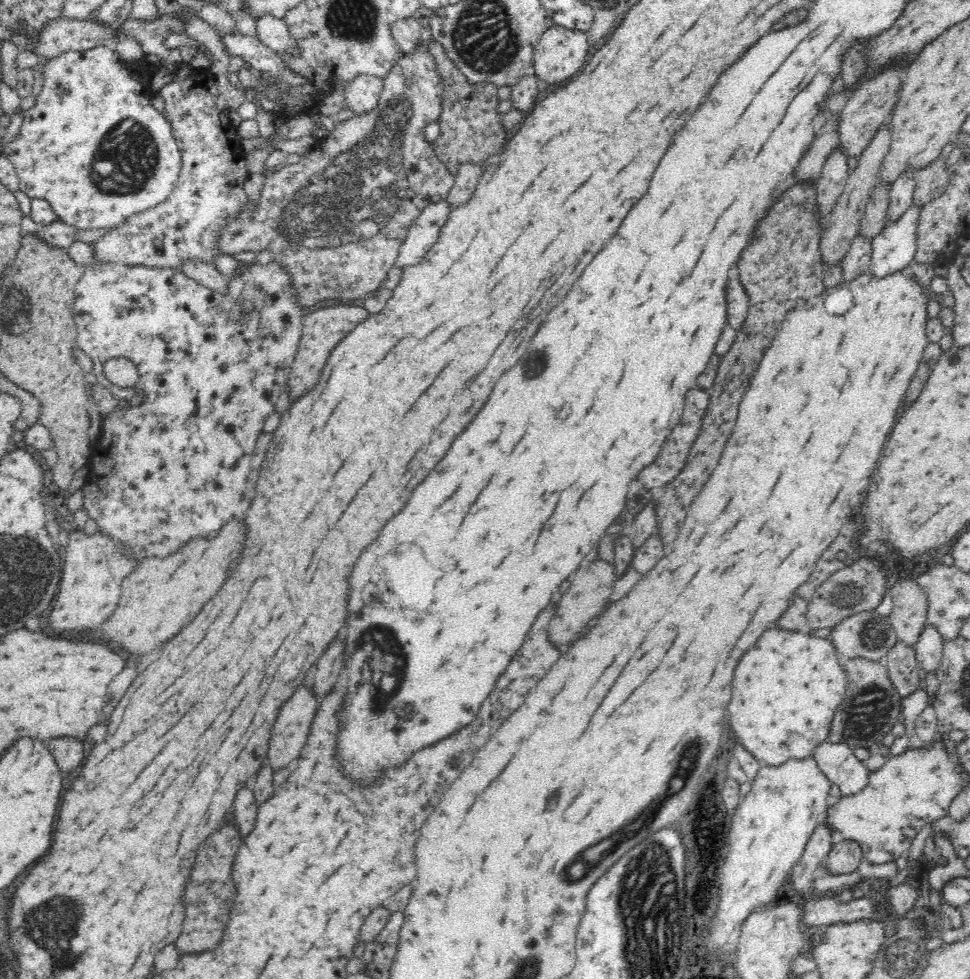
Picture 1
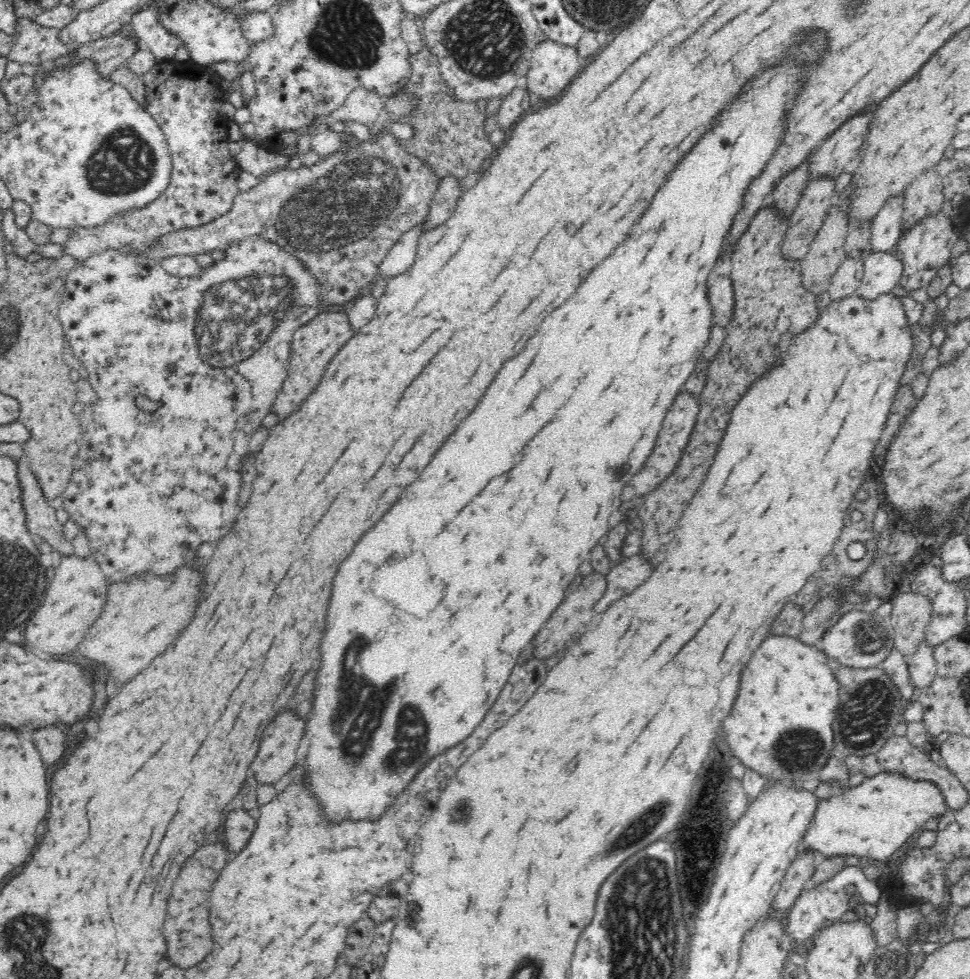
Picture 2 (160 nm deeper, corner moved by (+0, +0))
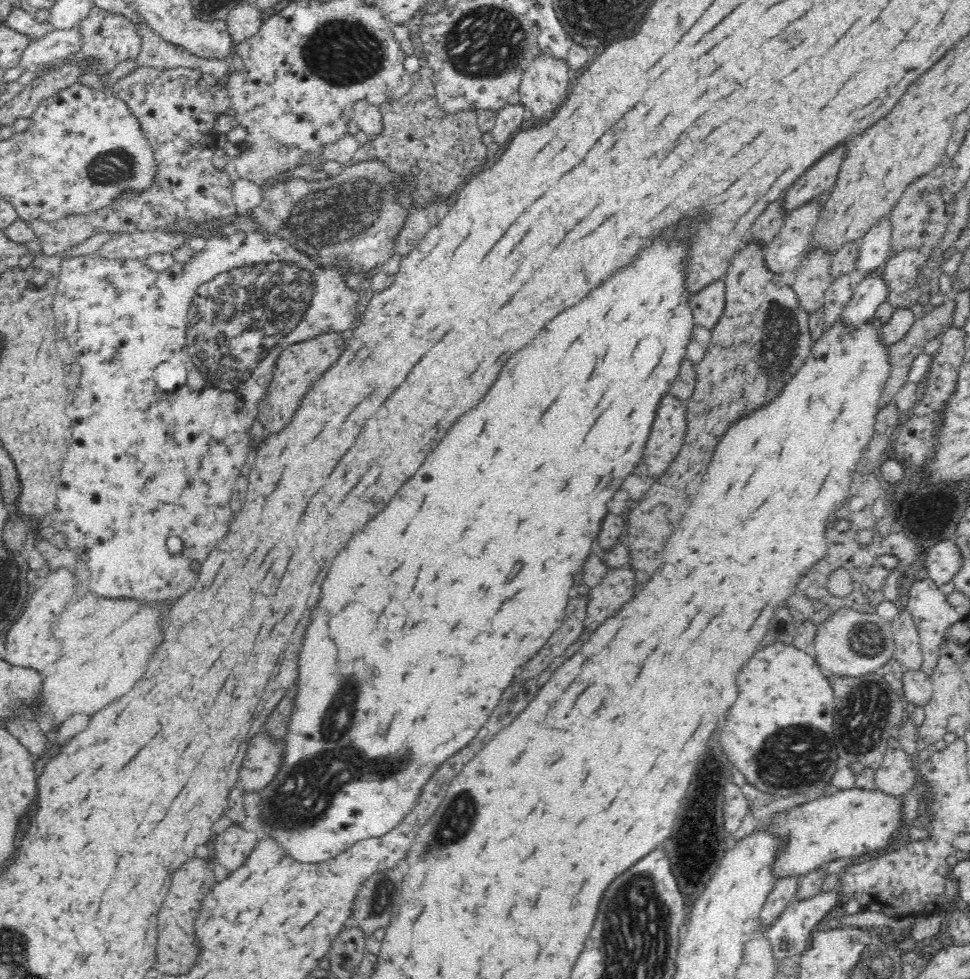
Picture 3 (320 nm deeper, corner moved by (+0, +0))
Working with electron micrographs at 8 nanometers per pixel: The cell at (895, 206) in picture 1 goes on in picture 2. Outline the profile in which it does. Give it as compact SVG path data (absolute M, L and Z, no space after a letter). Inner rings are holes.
M902 194L890 197L871 220L868 254L893 252L902 234Z

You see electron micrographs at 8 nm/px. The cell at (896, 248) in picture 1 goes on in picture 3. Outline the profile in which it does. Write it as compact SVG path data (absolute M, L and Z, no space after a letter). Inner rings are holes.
M879 271L859 278L854 288L850 304L844 308L842 320L850 328L860 328L874 318L874 313L880 304L885 302L888 285Z

